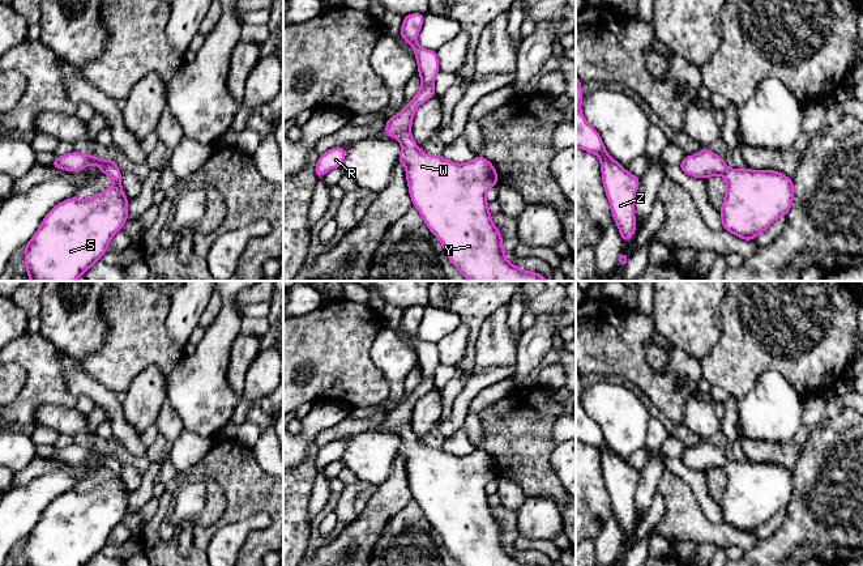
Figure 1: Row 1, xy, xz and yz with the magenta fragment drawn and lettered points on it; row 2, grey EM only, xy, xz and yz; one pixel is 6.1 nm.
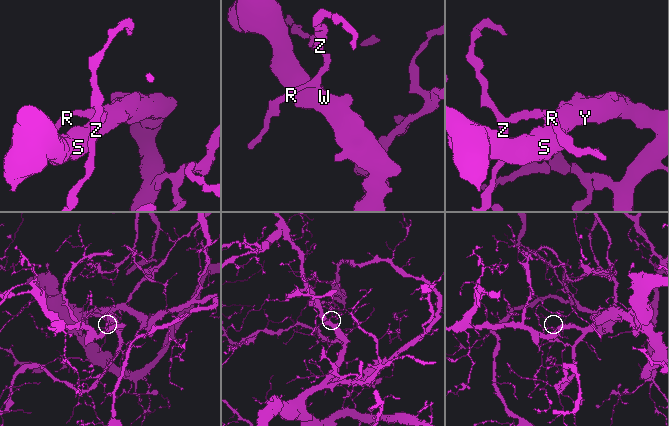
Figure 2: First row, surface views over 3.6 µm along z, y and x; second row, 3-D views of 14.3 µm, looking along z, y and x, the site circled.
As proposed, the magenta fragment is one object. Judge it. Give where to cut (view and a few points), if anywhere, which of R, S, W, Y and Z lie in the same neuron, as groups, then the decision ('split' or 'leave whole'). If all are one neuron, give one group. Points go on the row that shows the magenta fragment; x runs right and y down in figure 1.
no cut | R S W Y Z | leave whole

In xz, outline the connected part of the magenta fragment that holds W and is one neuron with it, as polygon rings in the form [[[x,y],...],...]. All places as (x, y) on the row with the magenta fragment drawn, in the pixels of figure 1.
[[[423,13],[405,16],[398,34],[409,42],[415,52],[422,86],[397,115],[386,119],[385,127],[385,135],[396,137],[402,145],[398,162],[406,167],[411,201],[430,231],[443,244],[449,261],[467,281],[548,281],[544,276],[522,271],[505,259],[507,251],[501,247],[503,235],[492,222],[486,200],[486,192],[497,184],[497,174],[492,163],[479,156],[466,163],[454,163],[440,156],[422,152],[413,140],[411,123],[414,114],[423,102],[436,95],[435,77],[440,71],[437,54],[416,43],[424,16]]]

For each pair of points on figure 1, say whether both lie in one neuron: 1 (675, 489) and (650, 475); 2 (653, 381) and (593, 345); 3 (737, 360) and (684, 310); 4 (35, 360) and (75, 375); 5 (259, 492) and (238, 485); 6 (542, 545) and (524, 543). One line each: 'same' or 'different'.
1: different
2: same
3: different
4: different
5: same
6: same

